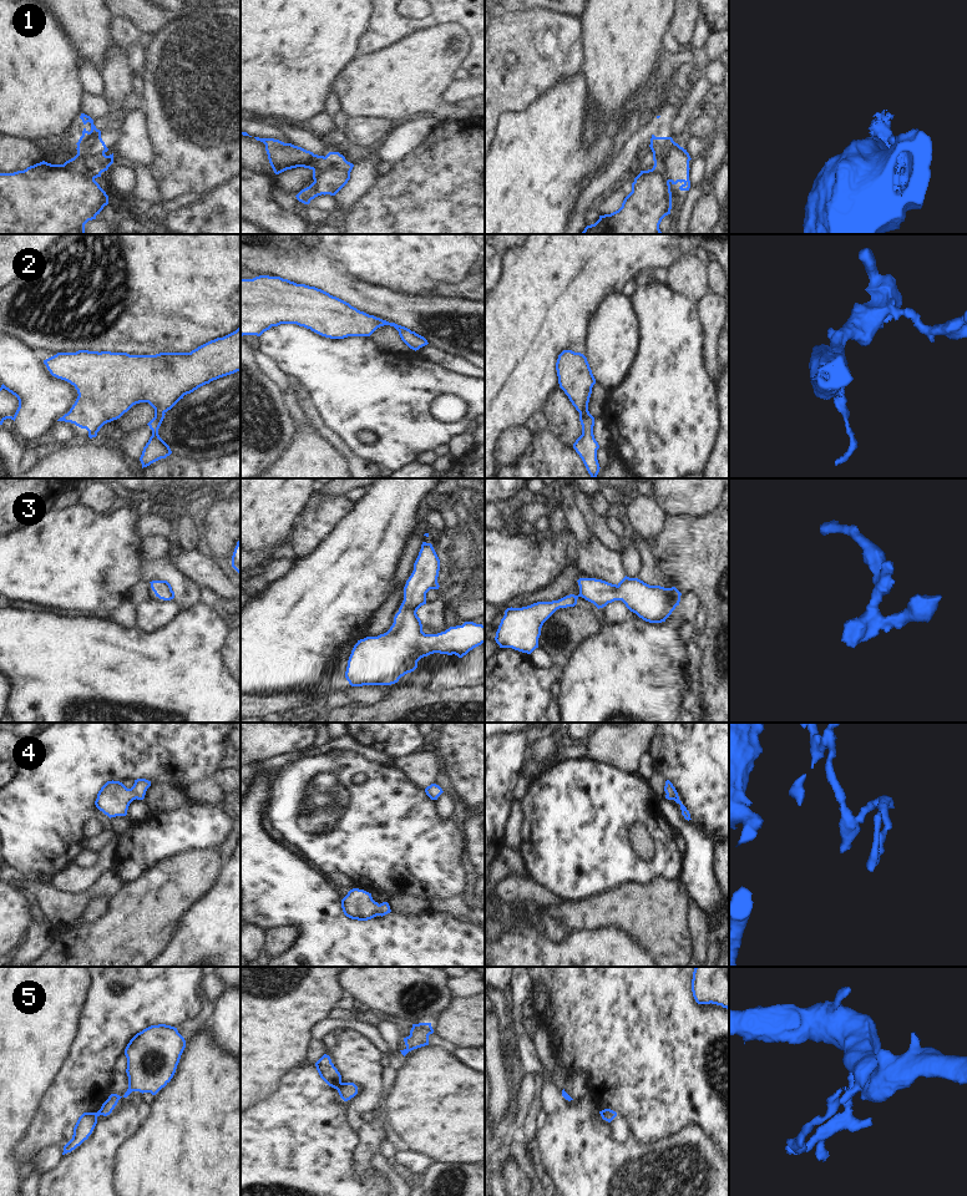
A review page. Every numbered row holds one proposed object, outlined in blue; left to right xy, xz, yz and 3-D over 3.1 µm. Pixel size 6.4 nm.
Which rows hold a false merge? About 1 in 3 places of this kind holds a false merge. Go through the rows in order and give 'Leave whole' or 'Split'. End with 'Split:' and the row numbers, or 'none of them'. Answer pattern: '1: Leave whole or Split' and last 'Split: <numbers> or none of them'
1: Split
2: Leave whole
3: Leave whole
4: Leave whole
5: Split
Split: 1, 5.

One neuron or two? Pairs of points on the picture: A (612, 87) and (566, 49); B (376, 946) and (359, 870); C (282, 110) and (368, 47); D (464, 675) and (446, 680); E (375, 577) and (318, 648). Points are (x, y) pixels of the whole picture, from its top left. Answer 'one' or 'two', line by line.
A: two
B: two
C: two
D: one
E: one

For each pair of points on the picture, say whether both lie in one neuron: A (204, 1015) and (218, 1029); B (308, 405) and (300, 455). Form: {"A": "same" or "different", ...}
{"A": "different", "B": "different"}

